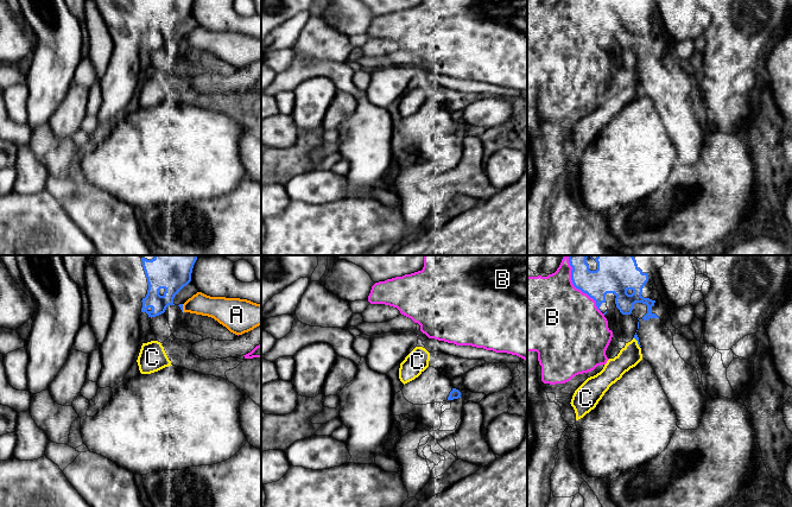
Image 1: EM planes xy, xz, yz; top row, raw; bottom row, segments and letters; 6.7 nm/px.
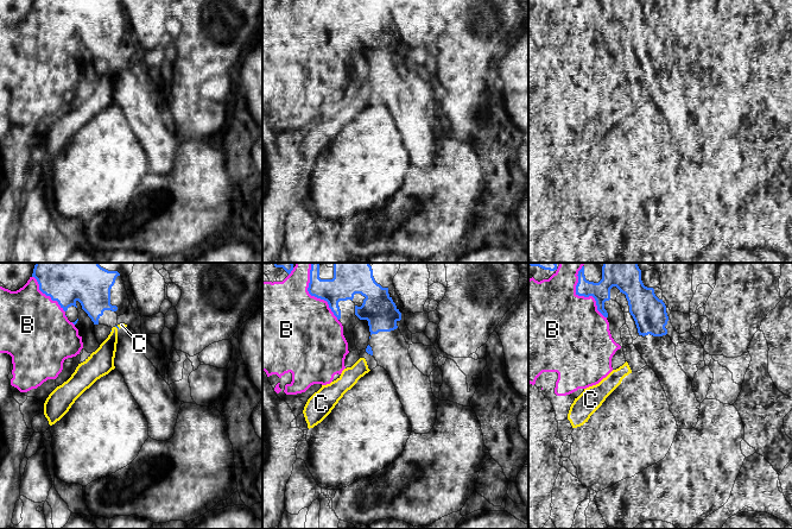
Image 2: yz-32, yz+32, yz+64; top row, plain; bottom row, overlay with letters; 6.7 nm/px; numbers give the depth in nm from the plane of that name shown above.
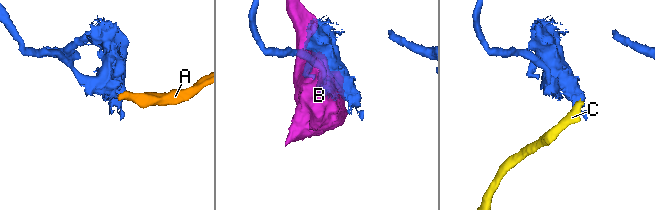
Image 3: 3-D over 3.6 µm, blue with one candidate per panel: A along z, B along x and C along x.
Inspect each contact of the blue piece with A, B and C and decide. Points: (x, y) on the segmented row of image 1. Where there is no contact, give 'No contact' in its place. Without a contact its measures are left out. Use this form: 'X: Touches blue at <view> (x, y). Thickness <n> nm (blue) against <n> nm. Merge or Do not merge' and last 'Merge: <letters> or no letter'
A: Touches blue at xy (182, 308). Thickness 30 nm (blue) against 160 nm. Do not merge
B: Touches blue at yz (575, 286). Thickness 220 nm (blue) against 500 nm. Merge
C: Touches blue at yz (638, 342). Thickness 30 nm (blue) against 150 nm. Do not merge
Merge: B

